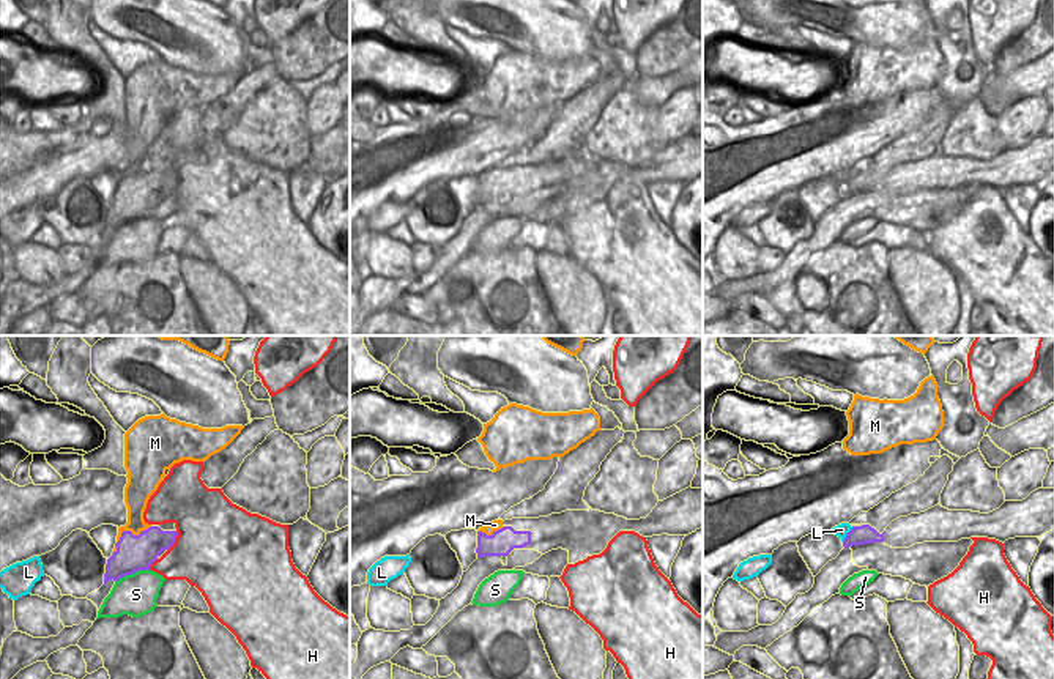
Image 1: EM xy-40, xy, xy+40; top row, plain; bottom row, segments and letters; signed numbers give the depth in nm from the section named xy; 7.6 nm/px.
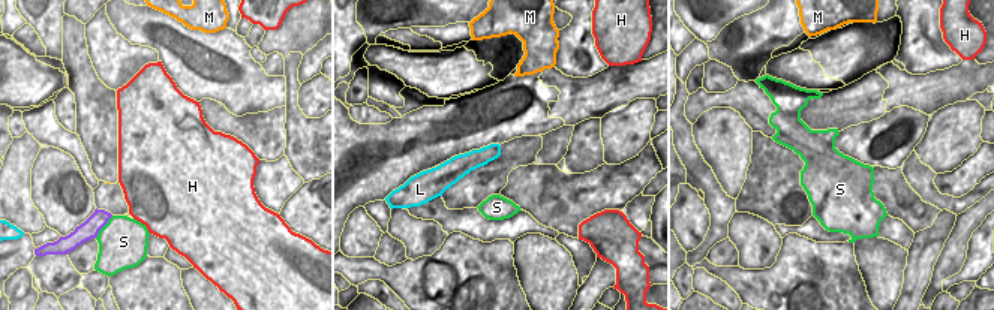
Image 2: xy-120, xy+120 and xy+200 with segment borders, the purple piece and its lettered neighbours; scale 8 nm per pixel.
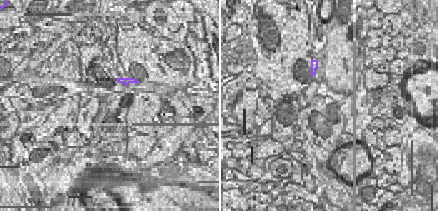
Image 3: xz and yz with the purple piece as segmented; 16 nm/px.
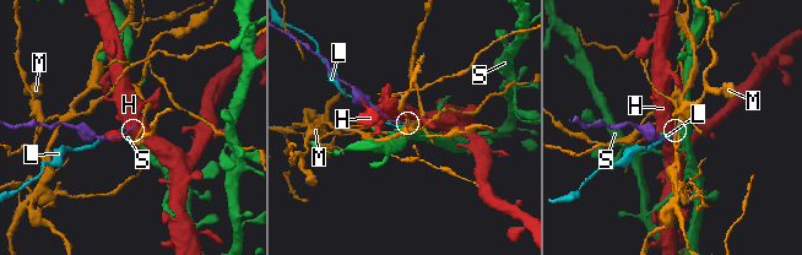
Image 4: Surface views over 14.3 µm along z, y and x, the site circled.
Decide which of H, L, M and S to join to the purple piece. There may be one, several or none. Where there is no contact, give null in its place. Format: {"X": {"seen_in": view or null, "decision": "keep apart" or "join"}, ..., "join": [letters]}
{"H": {"seen_in": "xy-40", "decision": "keep apart"}, "L": {"seen_in": "xy+40", "decision": "keep apart"}, "M": {"seen_in": "xy-40", "decision": "keep apart"}, "S": {"seen_in": "xy-40", "decision": "keep apart"}, "join": []}

